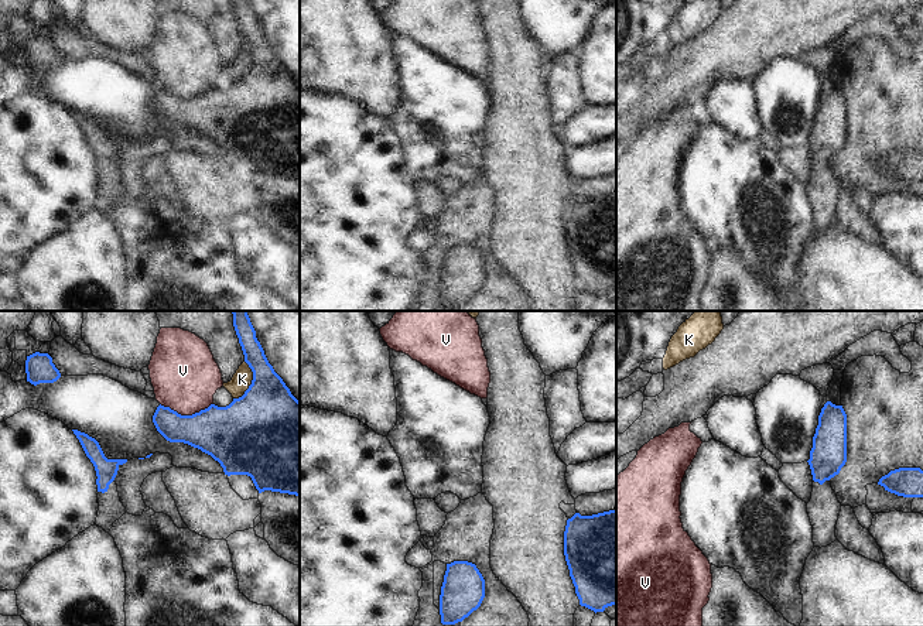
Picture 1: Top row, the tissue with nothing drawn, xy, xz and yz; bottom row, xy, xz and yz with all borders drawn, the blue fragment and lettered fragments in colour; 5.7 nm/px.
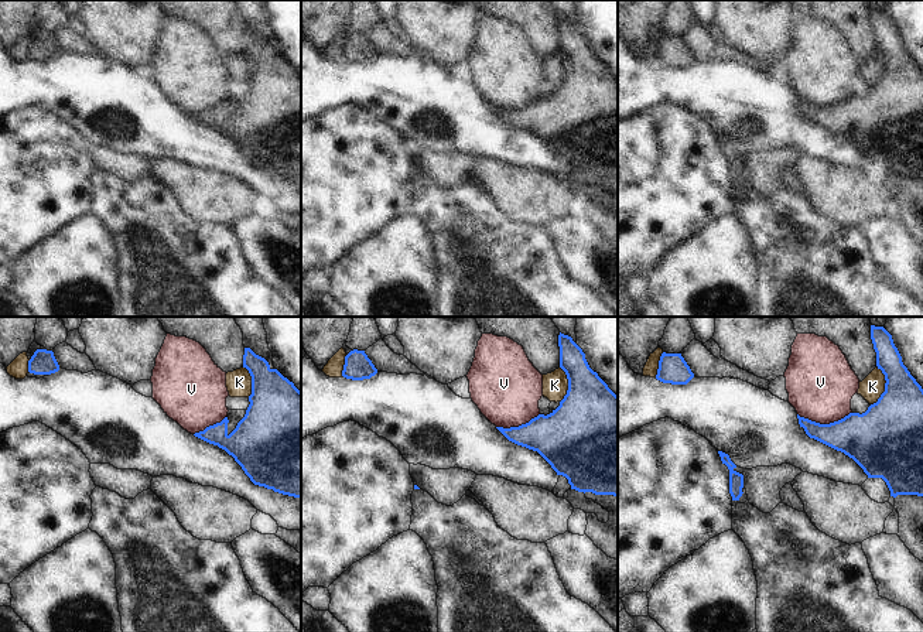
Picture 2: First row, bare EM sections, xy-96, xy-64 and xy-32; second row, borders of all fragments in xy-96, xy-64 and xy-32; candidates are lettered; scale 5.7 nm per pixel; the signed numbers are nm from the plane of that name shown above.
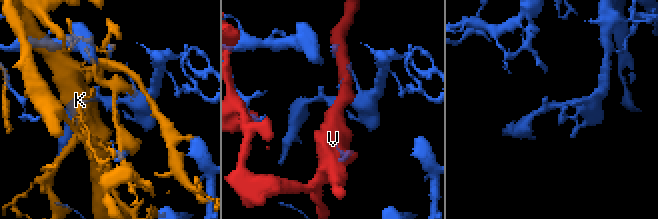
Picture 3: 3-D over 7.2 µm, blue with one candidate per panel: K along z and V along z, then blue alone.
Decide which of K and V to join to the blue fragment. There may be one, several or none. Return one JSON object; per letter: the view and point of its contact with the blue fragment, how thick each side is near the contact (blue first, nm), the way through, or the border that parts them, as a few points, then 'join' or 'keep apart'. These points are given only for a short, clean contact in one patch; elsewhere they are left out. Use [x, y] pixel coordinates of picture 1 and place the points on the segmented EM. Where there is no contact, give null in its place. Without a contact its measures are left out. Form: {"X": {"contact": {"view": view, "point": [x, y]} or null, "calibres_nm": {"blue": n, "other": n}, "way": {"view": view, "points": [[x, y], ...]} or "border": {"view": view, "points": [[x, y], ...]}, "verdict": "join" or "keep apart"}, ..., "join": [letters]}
{"K": {"contact": {"view": "xy", "point": [252, 382]}, "calibres_nm": {"blue": 420, "other": 110}, "verdict": "keep apart"}, "V": {"contact": {"view": "xy", "point": [187, 416]}, "calibres_nm": {"blue": 300, "other": 380}, "verdict": "keep apart"}, "join": []}

